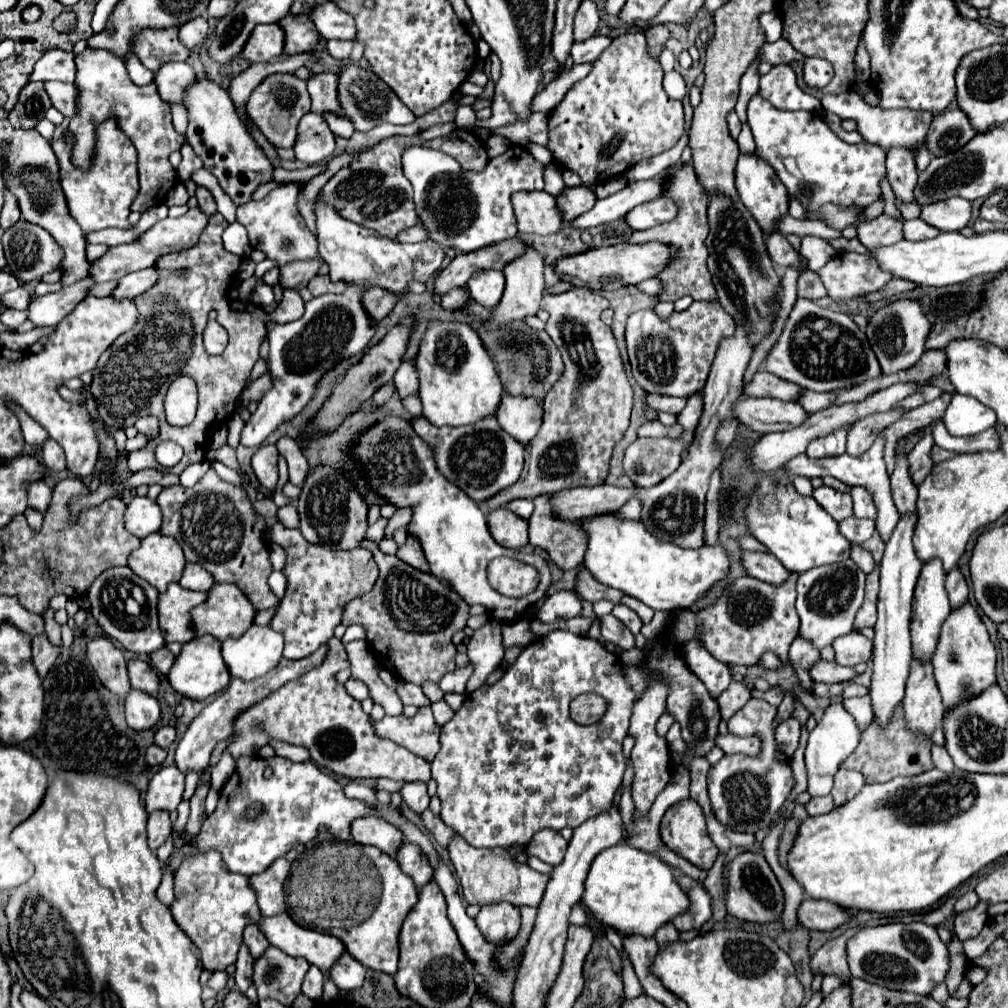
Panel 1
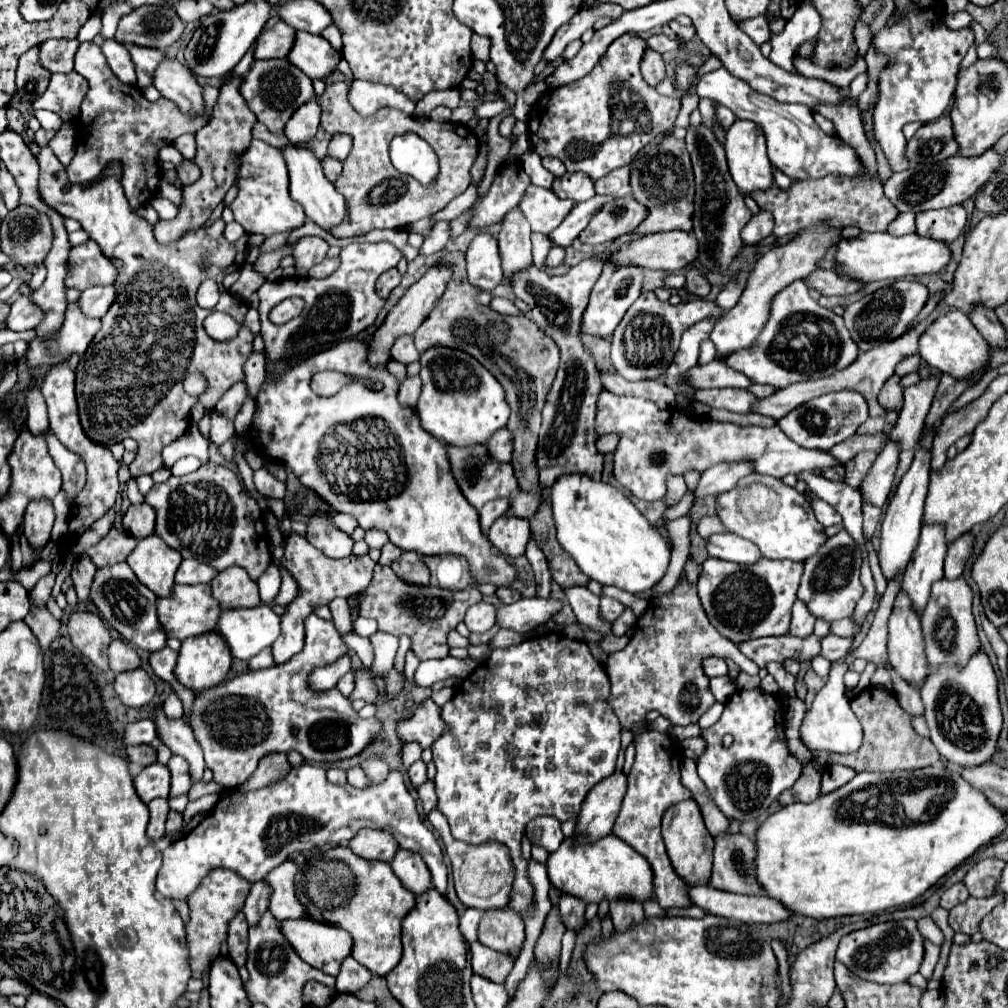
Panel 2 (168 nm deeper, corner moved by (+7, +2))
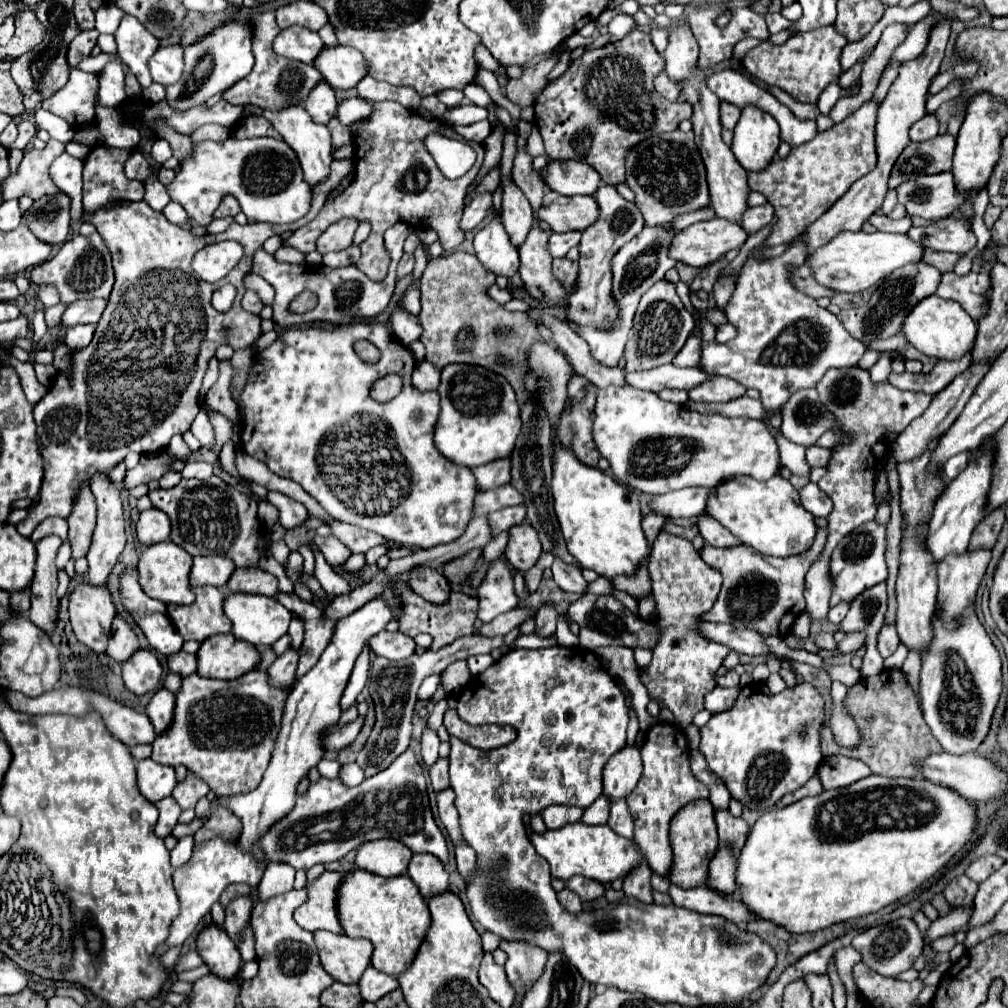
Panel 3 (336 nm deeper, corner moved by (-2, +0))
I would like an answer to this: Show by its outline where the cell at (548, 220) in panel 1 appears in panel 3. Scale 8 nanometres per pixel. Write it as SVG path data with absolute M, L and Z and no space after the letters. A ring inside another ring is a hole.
M547 190L539 208L539 218L551 226L553 232L585 230L599 216L599 208L593 196L561 196Z

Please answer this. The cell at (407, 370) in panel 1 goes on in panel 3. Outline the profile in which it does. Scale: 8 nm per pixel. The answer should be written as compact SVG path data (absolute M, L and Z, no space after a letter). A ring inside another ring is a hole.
M395 308L393 316L391 316L391 326L393 326L393 332L403 346L409 346L411 342L419 340L423 334L419 320L415 316L399 310L399 308Z

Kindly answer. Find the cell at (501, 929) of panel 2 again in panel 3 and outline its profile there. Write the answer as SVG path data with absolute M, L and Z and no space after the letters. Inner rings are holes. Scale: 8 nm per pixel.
M501 940L499 948L507 952L505 972L517 992L515 1002L521 1002L523 994L527 994L537 976L541 976L547 962L547 952L539 946L525 944L525 940Z

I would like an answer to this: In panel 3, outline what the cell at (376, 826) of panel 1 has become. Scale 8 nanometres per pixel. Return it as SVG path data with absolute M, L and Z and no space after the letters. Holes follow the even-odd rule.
M373 840L365 842L357 850L355 864L379 876L399 876L405 874L405 868L411 860L409 848L399 840Z

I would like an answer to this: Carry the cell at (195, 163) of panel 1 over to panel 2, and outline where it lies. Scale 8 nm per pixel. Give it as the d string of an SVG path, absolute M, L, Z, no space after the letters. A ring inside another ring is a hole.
M182 134L180 138L176 138L174 148L184 156L184 158L194 158L196 156L196 138L194 134Z

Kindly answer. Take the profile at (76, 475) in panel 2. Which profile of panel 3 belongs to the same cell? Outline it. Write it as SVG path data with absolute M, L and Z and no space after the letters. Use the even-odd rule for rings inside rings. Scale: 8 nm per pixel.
M81 484L77 496L73 500L71 514L67 518L69 522L69 544L73 548L71 560L77 560L85 556L91 544L91 534L95 528L95 500L89 490L89 484Z

